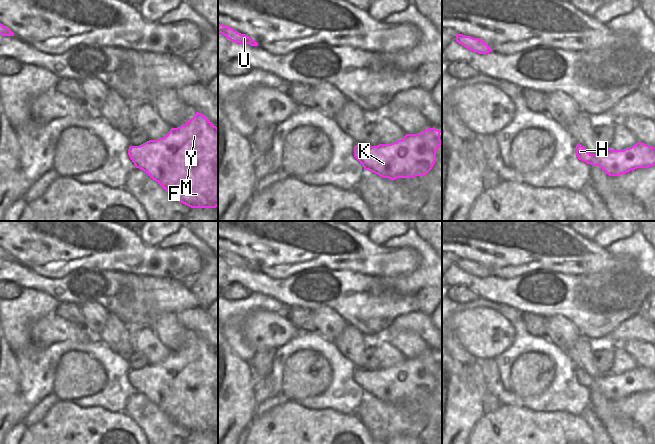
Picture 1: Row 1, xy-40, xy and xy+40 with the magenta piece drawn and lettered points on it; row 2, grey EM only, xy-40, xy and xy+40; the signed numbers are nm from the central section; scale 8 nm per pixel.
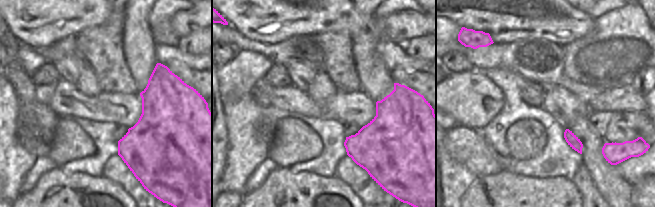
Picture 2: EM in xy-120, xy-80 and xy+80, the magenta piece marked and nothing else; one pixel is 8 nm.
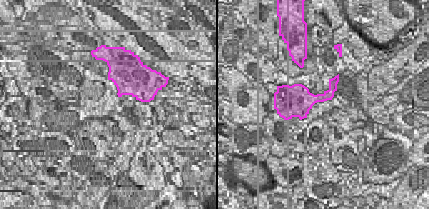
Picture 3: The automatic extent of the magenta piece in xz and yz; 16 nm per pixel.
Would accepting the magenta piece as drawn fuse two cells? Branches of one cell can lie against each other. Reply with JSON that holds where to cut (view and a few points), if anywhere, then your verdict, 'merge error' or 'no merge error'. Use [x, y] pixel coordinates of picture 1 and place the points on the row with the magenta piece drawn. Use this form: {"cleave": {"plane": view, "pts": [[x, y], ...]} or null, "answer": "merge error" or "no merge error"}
{"cleave": {"plane": "xy+40", "pts": [[591, 154], [585, 161]]}, "answer": "merge error"}

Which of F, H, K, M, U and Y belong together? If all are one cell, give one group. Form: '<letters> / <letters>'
F K M Y / H U

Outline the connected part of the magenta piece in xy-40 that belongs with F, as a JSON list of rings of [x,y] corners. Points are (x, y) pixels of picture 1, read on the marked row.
[[[196,112],[185,124],[171,128],[163,138],[130,146],[128,155],[136,168],[143,170],[179,202],[191,208],[218,206],[218,128],[203,114]]]

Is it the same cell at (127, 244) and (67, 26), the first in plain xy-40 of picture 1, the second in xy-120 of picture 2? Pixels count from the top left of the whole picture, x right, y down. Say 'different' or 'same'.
same

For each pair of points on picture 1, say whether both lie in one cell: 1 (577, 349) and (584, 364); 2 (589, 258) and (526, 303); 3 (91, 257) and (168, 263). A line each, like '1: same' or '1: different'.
1: same
2: different
3: same

